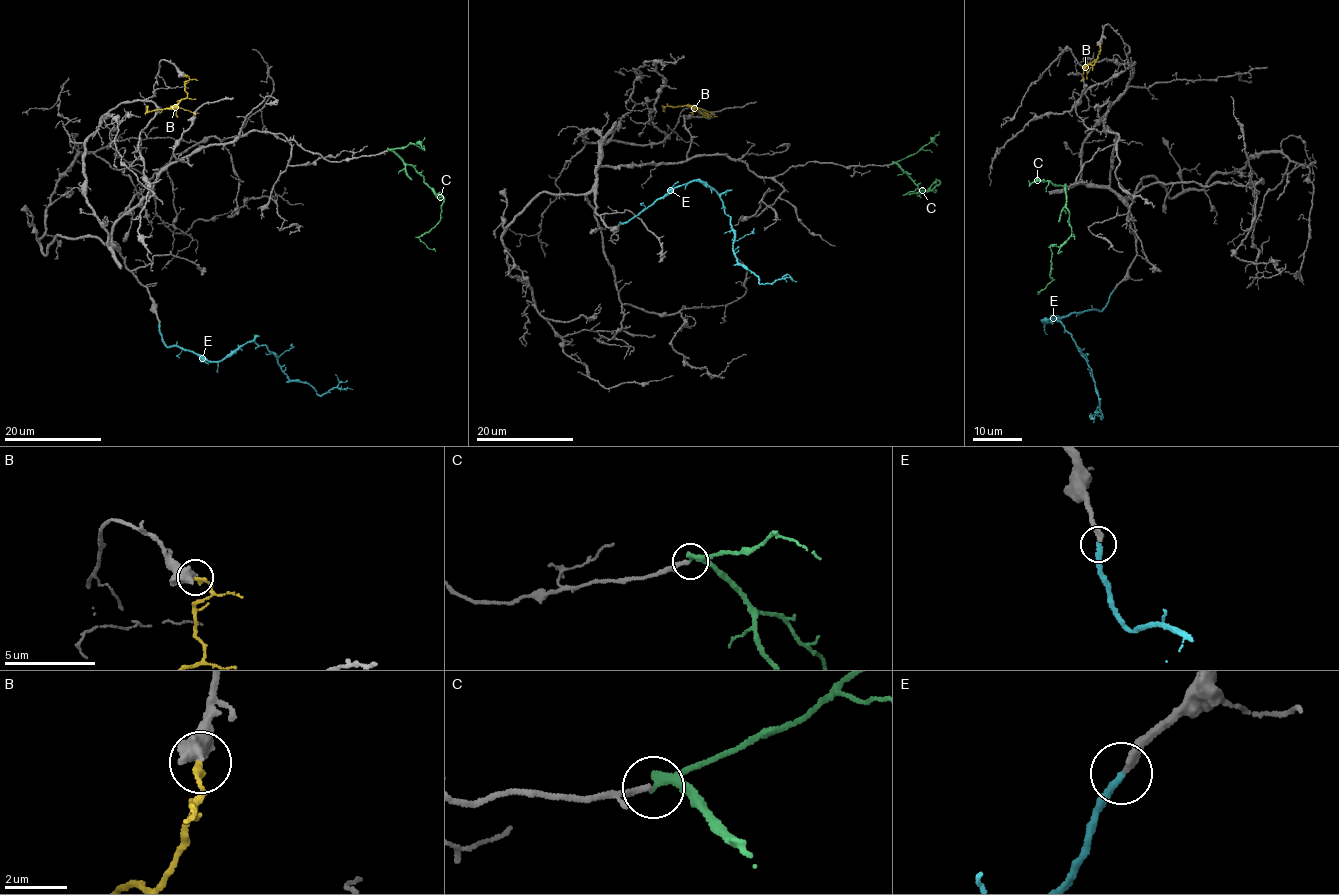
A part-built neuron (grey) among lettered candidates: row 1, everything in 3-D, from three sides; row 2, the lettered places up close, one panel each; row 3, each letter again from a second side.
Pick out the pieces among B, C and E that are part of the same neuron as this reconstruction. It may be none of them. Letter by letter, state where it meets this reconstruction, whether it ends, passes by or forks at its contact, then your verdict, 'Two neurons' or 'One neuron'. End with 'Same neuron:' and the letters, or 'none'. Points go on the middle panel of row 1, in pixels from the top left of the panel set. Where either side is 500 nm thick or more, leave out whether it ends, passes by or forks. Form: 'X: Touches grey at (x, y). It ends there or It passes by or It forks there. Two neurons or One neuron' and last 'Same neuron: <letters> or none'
B: Touches grey at (705, 113). Two neurons
C: Touches grey at (892, 164). It passes by. Two neurons
E: Touches grey at (620, 223). It ends there. One neuron
Same neuron: E

